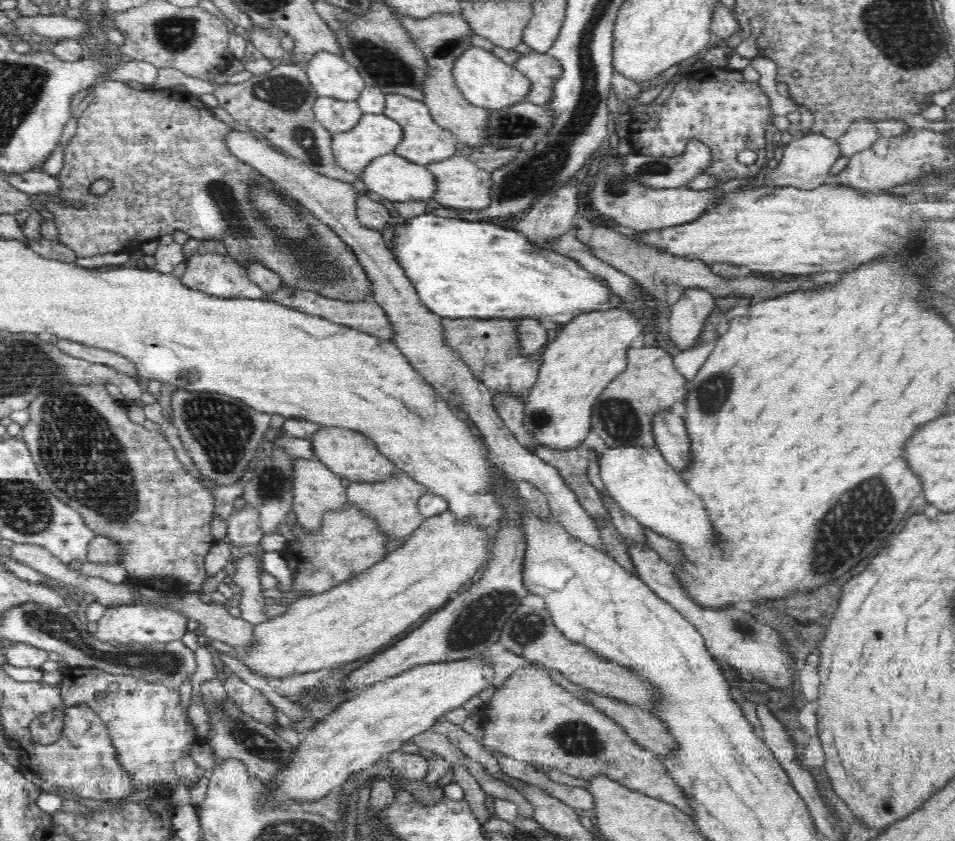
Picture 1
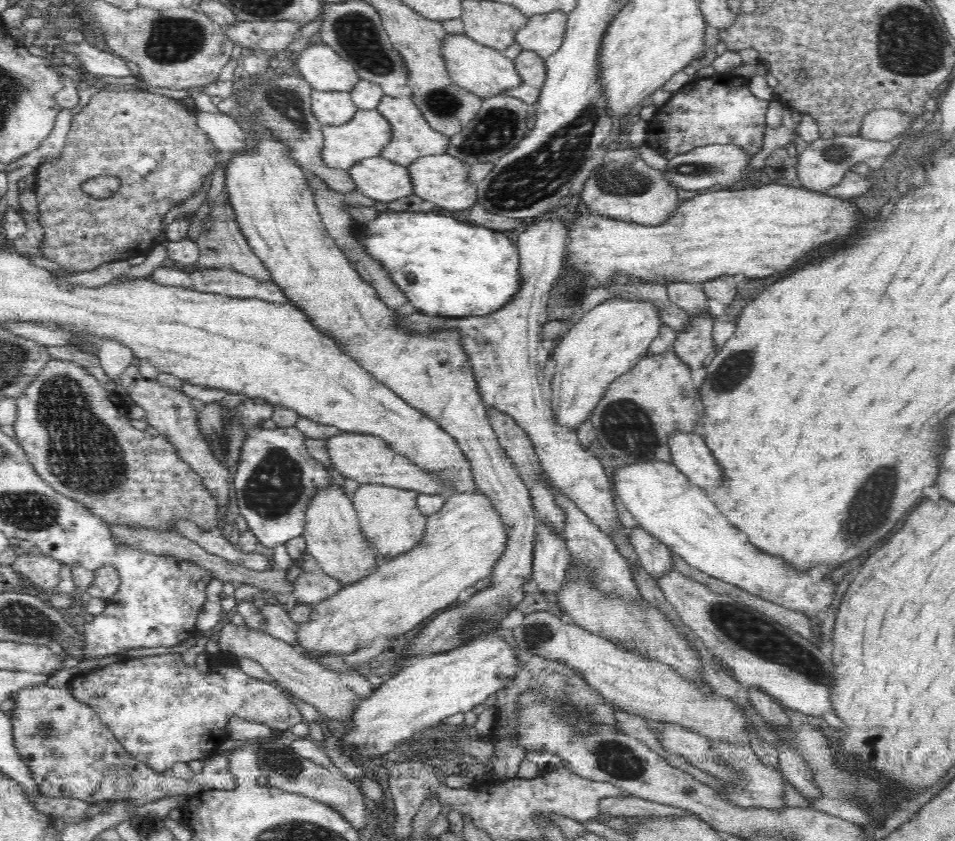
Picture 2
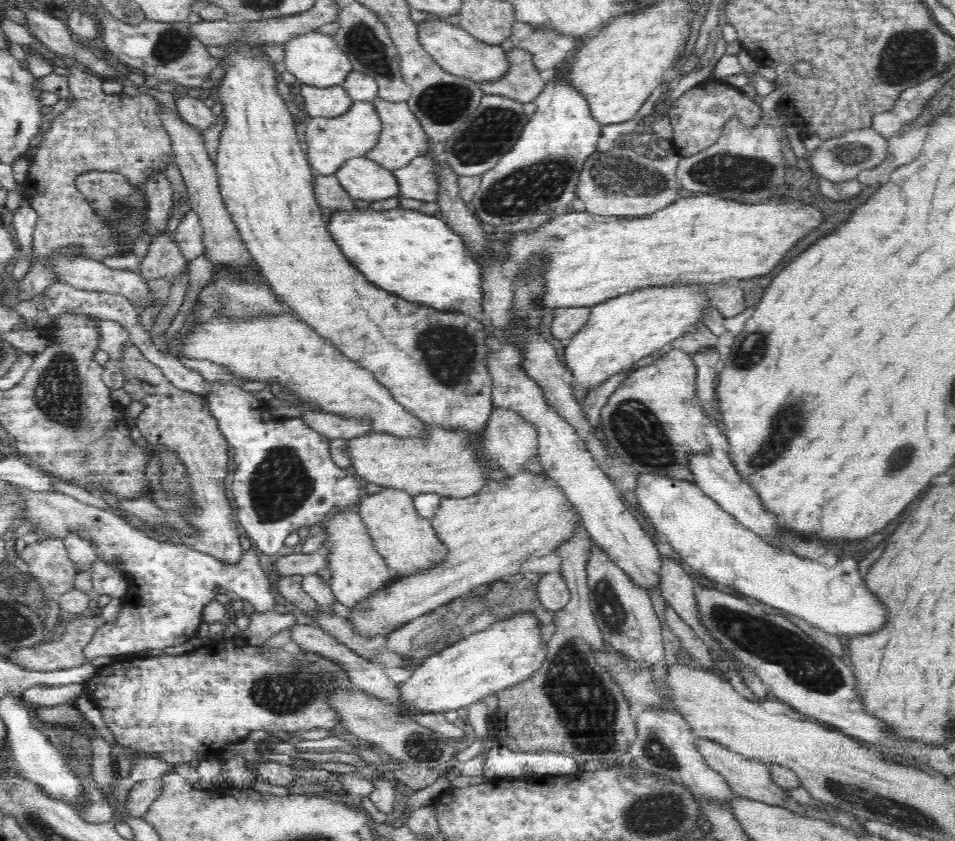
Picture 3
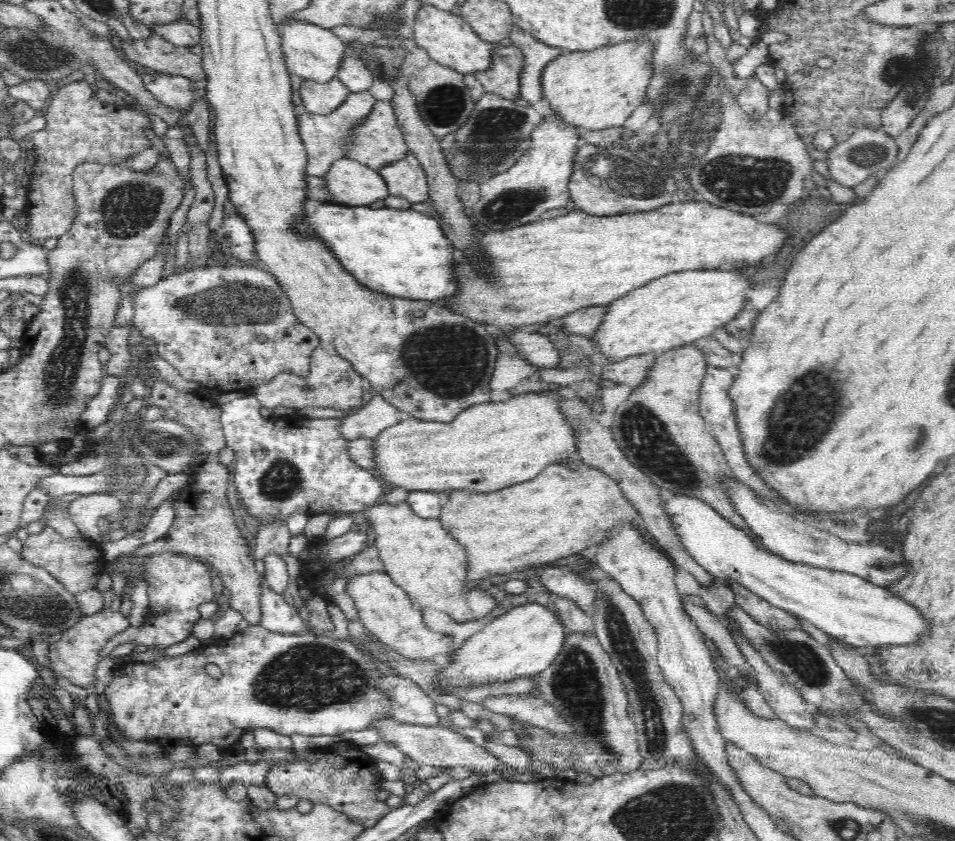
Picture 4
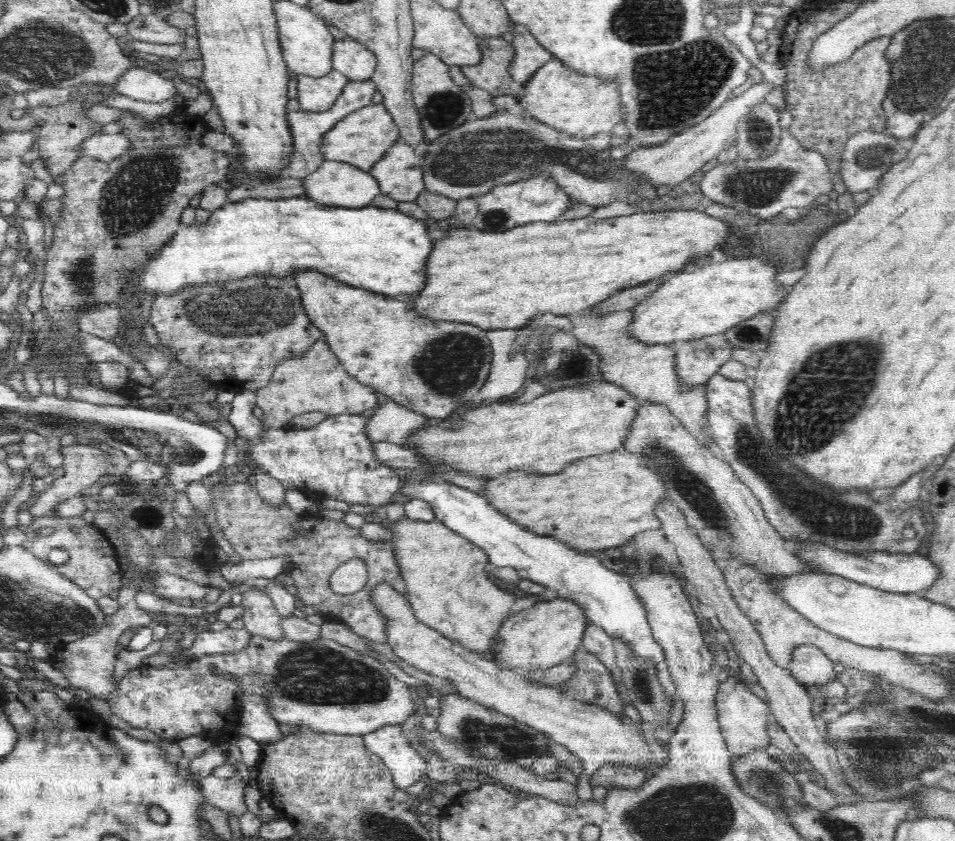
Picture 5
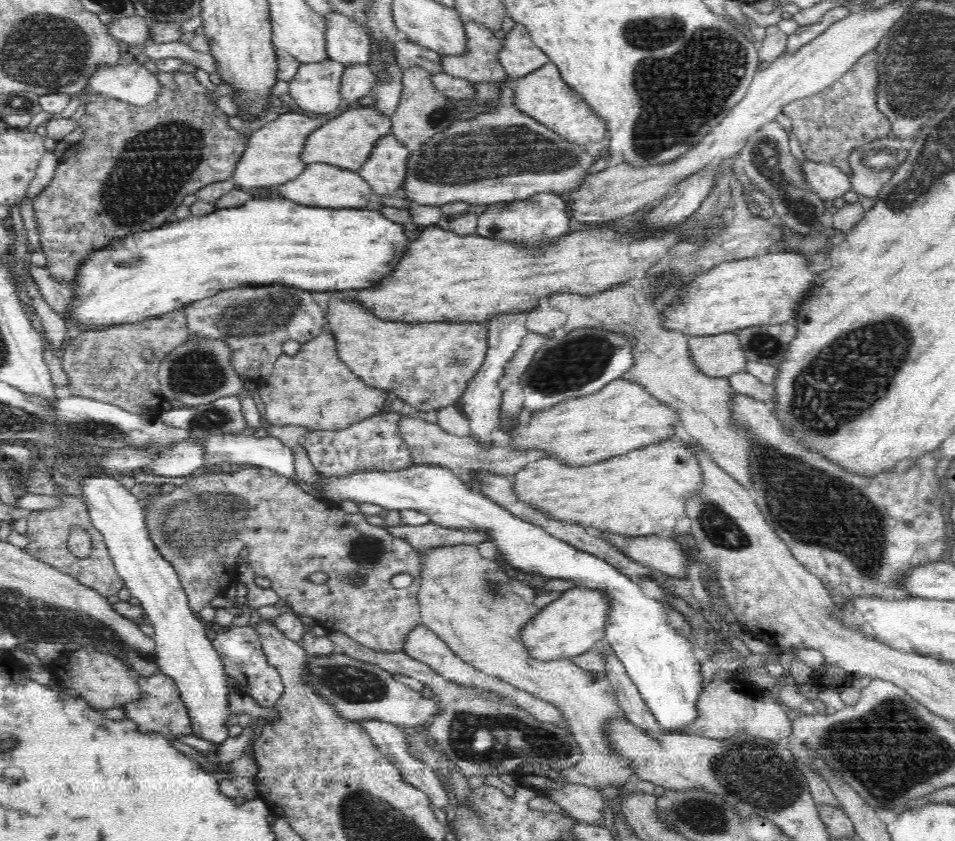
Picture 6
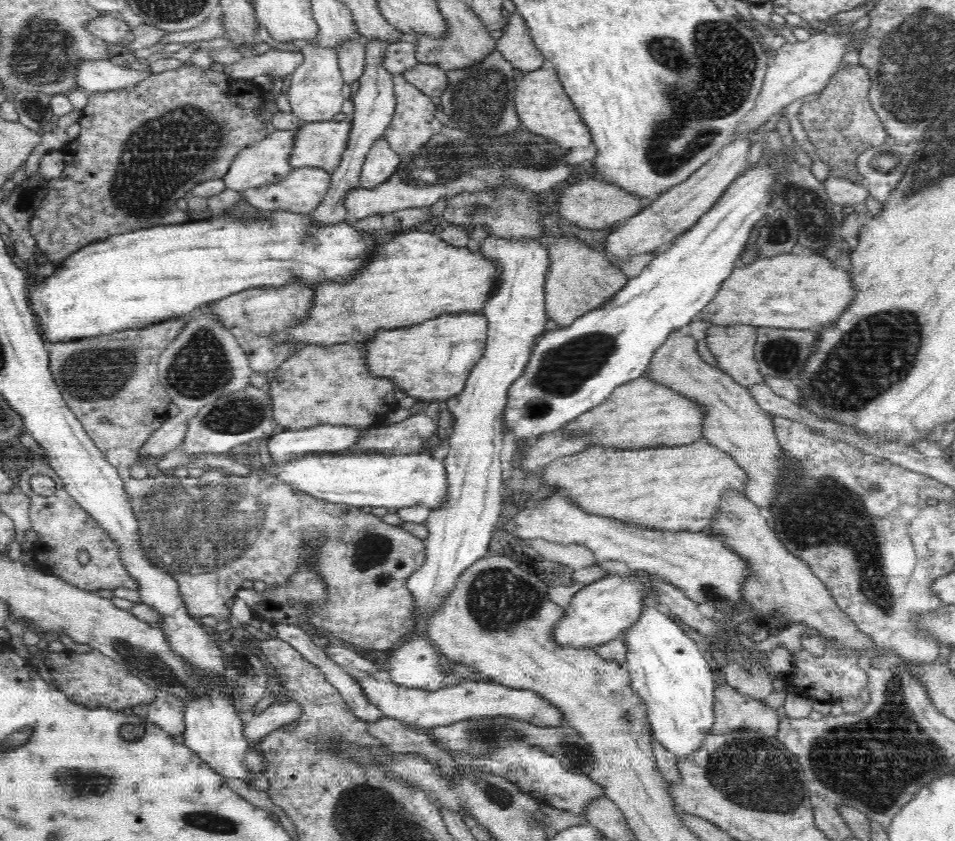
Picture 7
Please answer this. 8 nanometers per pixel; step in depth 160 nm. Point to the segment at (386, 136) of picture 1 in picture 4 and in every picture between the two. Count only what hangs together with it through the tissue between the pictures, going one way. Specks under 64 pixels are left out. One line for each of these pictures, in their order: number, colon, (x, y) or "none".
2: (365, 136)
3: (331, 142)
4: (326, 138)

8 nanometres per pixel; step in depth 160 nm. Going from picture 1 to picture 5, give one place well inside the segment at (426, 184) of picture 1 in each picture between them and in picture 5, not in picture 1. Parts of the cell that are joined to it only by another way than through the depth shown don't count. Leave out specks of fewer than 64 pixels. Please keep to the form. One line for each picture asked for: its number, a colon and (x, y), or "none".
2: (383, 180)
3: (363, 179)
4: (352, 183)
5: (338, 183)

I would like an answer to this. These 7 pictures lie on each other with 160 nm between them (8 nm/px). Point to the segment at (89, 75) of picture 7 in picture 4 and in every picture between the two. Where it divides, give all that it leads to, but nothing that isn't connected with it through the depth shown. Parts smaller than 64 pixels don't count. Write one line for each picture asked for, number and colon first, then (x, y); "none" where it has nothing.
4: (176, 92)
5: (153, 86)
6: (132, 83)

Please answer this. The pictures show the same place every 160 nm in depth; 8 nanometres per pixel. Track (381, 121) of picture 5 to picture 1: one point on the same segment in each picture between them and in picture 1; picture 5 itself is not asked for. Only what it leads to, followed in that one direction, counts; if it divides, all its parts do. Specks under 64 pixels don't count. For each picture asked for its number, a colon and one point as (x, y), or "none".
1: (424, 142)
2: (413, 138)
3: (402, 139)
4: (379, 141)

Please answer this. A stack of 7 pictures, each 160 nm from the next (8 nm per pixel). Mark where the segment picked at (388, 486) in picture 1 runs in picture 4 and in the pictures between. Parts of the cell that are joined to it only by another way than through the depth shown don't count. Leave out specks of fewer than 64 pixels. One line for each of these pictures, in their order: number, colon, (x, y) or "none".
2: (389, 517)
3: (407, 541)
4: (421, 557)

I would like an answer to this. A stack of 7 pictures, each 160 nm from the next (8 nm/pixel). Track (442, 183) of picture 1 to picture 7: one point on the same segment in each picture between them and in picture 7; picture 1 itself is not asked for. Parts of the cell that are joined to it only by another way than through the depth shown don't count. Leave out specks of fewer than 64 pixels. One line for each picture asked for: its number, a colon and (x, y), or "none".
2: (442, 179)
3: (420, 180)
4: (406, 178)
5: (400, 177)
6: (385, 169)
7: (381, 162)

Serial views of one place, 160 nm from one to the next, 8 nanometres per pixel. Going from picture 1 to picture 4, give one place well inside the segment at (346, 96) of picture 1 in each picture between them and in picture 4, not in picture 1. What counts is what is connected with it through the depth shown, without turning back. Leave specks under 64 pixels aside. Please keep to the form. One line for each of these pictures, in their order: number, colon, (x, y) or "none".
2: (319, 65)
3: (315, 59)
4: (314, 53)

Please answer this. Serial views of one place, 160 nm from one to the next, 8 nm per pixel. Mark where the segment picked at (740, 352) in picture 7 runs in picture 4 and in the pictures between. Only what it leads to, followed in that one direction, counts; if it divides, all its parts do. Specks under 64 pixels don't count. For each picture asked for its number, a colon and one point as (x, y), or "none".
4: (659, 427)
5: (697, 360)
6: (720, 355)

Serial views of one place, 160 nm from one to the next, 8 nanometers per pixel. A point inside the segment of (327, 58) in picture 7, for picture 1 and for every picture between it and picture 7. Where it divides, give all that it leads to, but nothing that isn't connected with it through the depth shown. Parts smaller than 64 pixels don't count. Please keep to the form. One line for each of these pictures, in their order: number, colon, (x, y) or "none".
1: (337, 116)
2: (330, 108)
3: (331, 102)
4: (318, 98)
5: (316, 95)
6: (316, 88)

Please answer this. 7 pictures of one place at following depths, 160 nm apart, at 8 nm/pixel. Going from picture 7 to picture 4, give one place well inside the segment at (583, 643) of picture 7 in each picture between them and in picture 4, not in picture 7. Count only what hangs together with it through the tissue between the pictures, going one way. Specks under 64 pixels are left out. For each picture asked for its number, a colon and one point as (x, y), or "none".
4: (523, 642)
5: (549, 633)
6: (571, 625)

